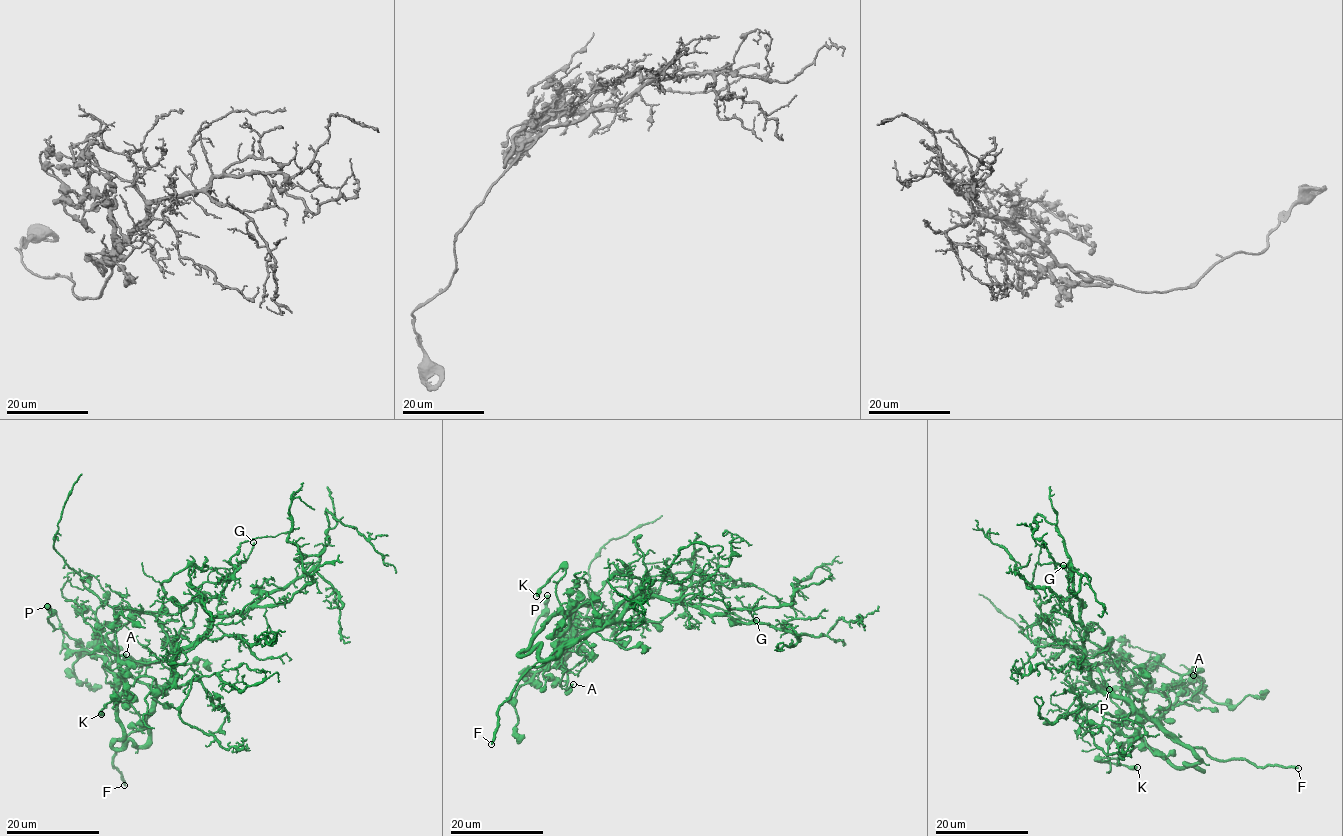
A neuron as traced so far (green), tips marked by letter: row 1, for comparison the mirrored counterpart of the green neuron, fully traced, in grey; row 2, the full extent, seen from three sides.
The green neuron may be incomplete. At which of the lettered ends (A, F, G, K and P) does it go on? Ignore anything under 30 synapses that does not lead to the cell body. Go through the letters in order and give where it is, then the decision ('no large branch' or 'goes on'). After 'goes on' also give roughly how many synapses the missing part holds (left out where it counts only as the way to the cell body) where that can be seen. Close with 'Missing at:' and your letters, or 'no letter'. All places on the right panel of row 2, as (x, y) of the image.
A: at (1193, 675); no large branch
F: at (1298, 768); goes on
G: at (1063, 565); no large branch
K: at (1137, 767); no large branch
P: at (1109, 689); no large branch
Missing at: F

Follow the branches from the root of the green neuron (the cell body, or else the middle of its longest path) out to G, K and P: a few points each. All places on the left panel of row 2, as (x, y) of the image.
G: (187, 646), (180, 647), (174, 666), (172, 641), (183, 627), (193, 626), (199, 586), (233, 571), (253, 542)
K: (187, 646), (165, 686), (135, 677), (128, 699), (112, 699), (101, 714)
P: (187, 646), (180, 647), (170, 669), (159, 661), (141, 661), (117, 679), (101, 656), (47, 621), (47, 606)

